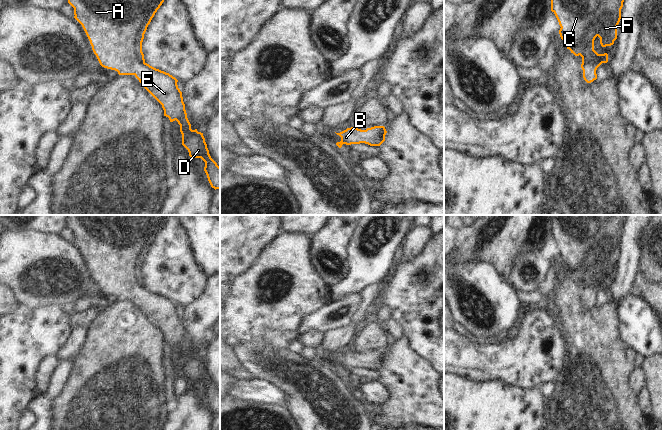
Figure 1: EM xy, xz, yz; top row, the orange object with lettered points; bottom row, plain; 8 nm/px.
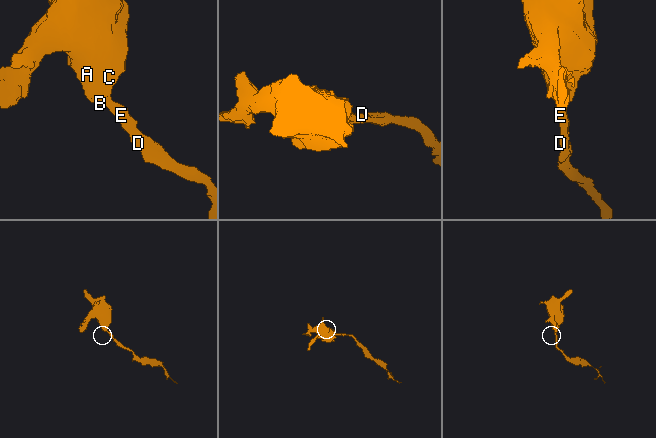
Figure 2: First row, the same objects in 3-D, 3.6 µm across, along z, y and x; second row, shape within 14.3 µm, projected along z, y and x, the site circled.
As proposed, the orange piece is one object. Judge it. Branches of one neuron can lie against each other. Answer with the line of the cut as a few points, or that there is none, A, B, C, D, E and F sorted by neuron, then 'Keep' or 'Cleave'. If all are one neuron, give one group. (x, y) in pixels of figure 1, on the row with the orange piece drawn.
No split. Groups: A B C D E F. Keep

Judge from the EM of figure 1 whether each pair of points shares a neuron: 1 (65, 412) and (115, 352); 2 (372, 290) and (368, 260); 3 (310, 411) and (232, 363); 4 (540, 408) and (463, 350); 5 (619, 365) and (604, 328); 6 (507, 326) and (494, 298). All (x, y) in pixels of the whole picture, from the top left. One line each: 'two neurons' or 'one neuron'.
1: one neuron
2: two neurons
3: two neurons
4: two neurons
5: one neuron
6: one neuron

